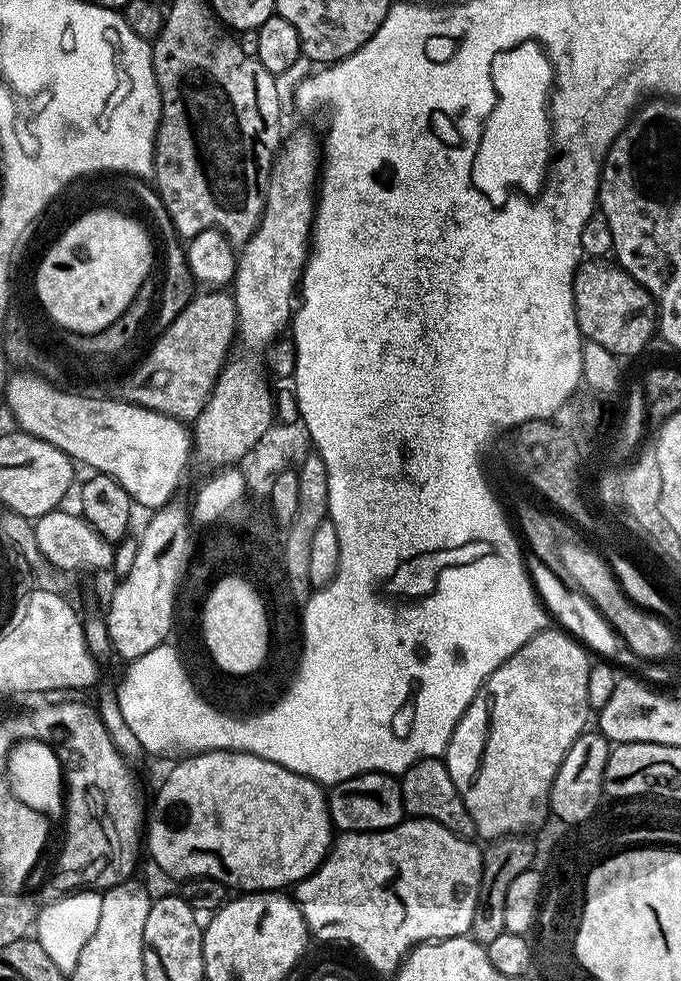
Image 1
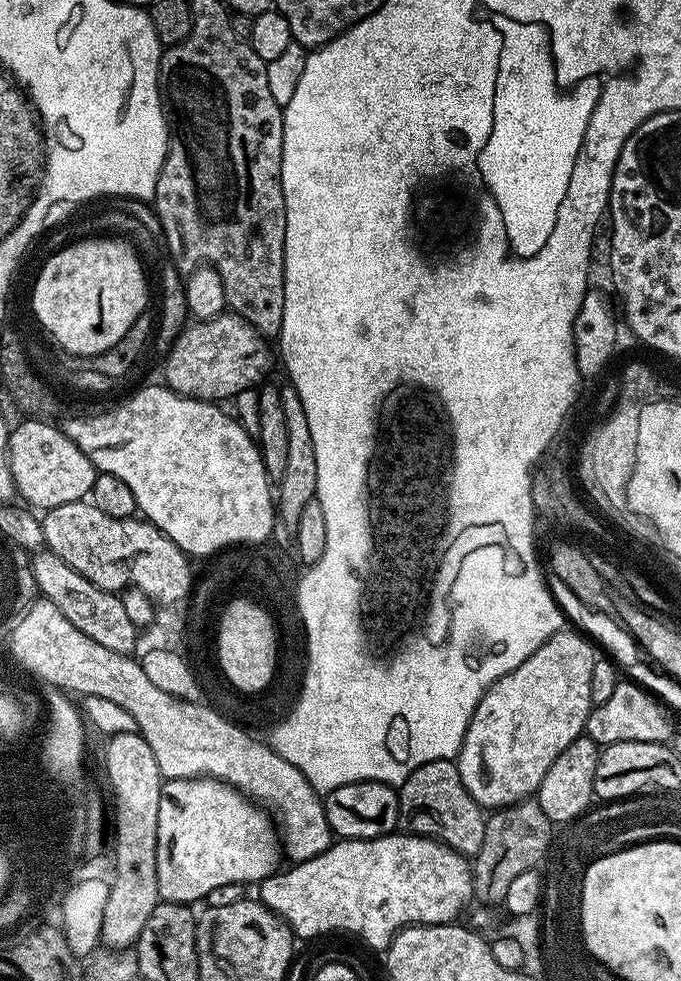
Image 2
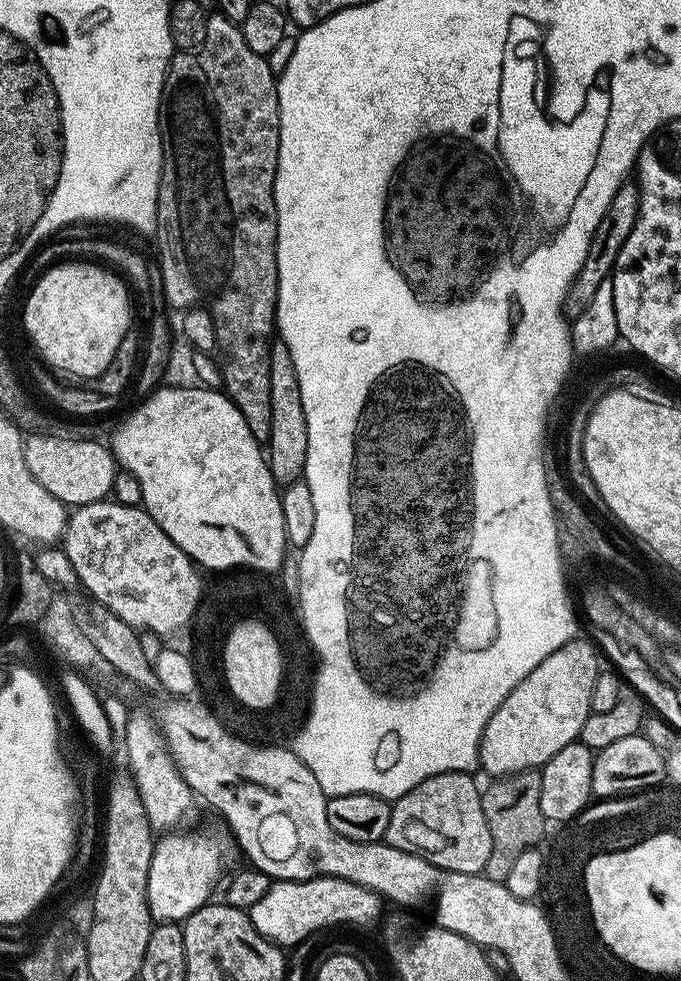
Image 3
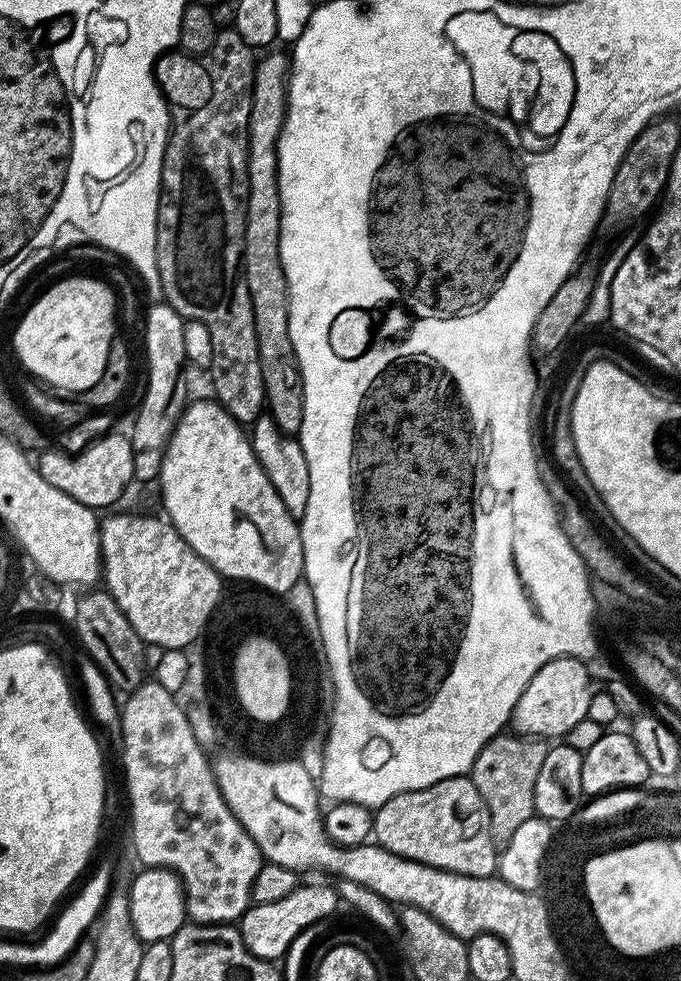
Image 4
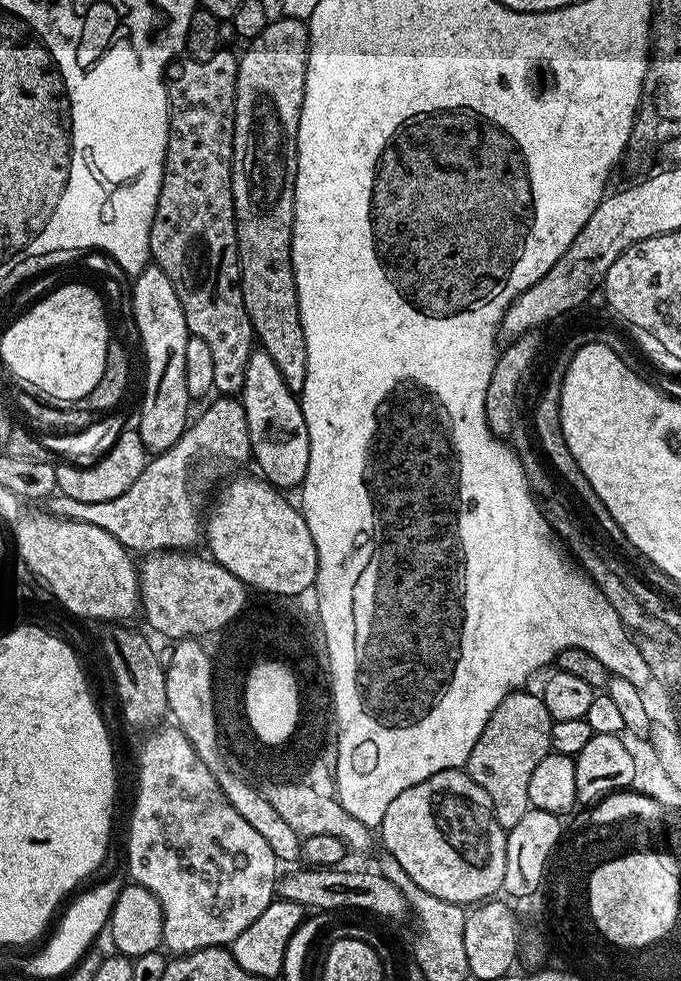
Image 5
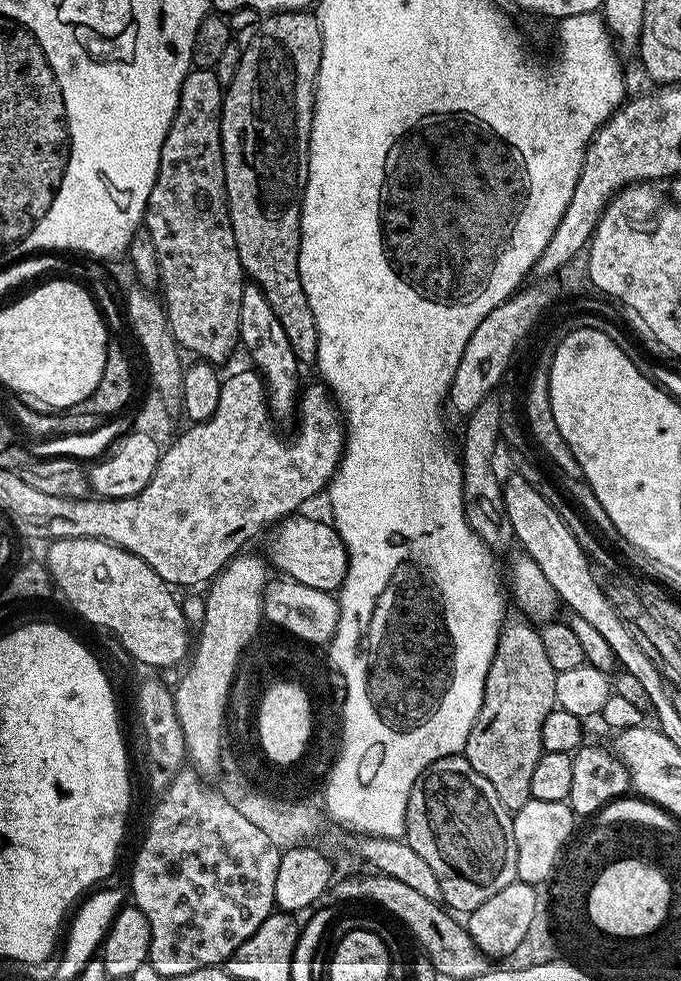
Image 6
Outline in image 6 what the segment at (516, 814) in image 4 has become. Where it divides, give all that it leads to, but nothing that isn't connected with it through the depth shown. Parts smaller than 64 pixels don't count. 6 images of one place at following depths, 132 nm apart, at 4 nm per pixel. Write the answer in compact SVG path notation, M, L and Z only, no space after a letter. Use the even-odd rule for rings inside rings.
M505 623L484 683L484 701L462 753L465 760L494 786L502 806L515 814L532 799L530 778L544 752L542 722L556 707L556 671L546 659L539 631L528 624Z

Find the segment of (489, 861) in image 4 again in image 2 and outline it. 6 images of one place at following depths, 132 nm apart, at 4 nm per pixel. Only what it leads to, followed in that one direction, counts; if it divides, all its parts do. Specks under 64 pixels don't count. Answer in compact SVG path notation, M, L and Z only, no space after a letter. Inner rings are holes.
M435 760L418 766L399 785L400 824L405 833L439 842L465 858L475 857L484 841L485 809L468 792L459 767L451 760Z

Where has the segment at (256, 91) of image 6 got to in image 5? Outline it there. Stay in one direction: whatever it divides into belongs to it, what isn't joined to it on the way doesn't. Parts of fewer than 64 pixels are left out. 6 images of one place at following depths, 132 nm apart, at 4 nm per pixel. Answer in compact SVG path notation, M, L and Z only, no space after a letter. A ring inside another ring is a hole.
M285 15L284 20L273 19L247 45L243 53L239 53L238 82L236 83L236 105L234 106L234 142L232 143L232 197L234 198L234 214L236 215L236 241L240 255L240 285L244 295L244 305L252 323L252 331L259 347L268 352L270 358L281 371L286 386L293 390L303 389L306 378L306 338L302 330L300 317L300 302L296 289L296 271L292 265L292 227L294 226L294 190L296 189L296 171L298 170L298 122L302 114L302 102L306 94L306 72L308 70L308 45L310 43L310 28L305 21L295 20L292 16Z

